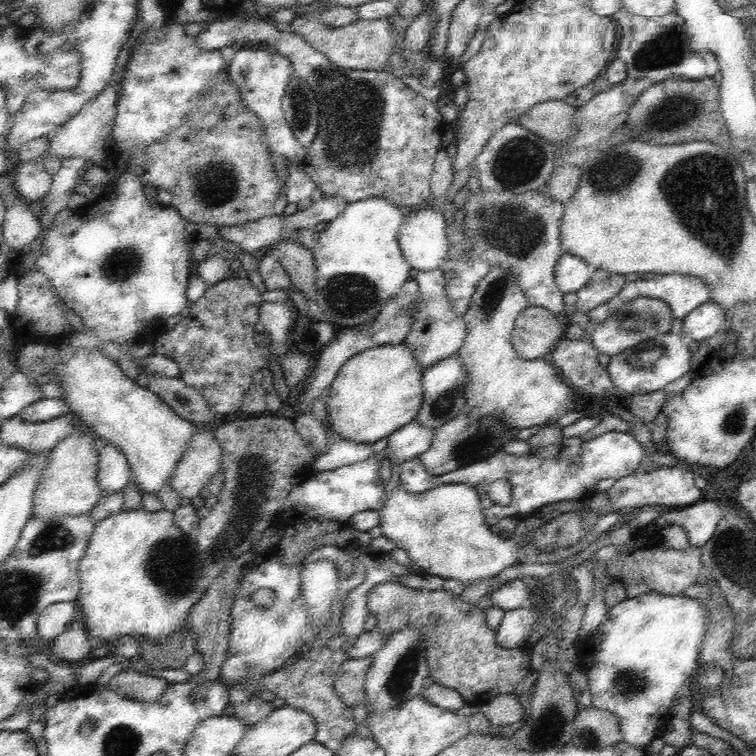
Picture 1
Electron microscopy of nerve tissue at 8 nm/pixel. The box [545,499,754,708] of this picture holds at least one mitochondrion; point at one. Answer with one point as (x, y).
(629, 683)

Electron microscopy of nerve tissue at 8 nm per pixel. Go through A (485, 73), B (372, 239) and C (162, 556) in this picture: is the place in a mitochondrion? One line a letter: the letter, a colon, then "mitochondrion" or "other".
A: other
B: other
C: mitochondrion

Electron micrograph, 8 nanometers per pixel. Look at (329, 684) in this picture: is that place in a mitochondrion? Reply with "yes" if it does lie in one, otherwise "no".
no

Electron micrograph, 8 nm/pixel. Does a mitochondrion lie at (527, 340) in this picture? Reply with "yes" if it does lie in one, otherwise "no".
no

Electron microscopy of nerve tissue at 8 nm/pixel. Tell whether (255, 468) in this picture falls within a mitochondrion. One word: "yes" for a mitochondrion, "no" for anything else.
yes

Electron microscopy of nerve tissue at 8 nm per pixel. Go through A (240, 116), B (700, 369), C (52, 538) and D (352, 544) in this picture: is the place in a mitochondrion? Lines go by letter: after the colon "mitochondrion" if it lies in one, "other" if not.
A: other
B: other
C: mitochondrion
D: other

